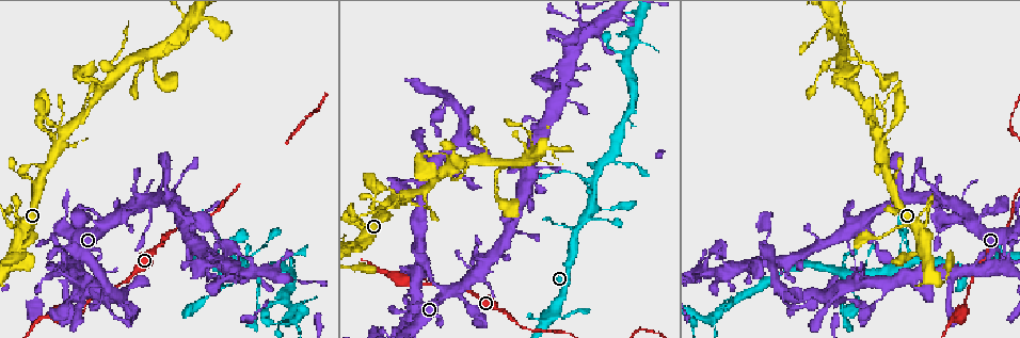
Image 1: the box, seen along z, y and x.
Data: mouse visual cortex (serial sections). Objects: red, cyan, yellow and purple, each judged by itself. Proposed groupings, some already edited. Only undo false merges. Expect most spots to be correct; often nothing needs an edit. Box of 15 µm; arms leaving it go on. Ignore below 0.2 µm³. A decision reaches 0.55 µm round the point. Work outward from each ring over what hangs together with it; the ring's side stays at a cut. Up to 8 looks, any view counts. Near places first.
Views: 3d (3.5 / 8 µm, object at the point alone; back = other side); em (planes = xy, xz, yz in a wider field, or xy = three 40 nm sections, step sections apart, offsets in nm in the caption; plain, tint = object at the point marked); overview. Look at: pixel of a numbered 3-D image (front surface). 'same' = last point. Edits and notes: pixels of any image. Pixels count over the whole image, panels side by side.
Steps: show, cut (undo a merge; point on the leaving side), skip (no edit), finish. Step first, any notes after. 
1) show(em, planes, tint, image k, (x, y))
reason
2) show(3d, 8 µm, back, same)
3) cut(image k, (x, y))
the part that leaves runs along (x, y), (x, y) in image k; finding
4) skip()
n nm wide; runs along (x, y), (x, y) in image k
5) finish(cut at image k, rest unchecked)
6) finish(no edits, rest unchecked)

show(3d, 3.5 µm, image 1, (595, 184))
branch point

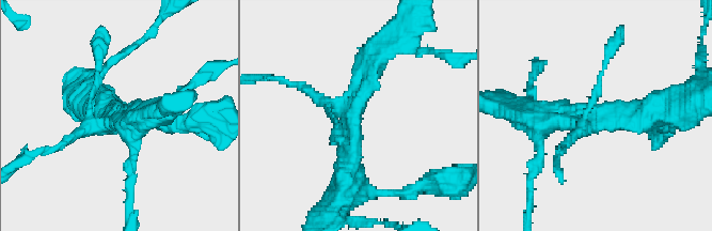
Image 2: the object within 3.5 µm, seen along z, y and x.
show(em, xy, step 1, tint, image 2, (349, 112))
now the EM

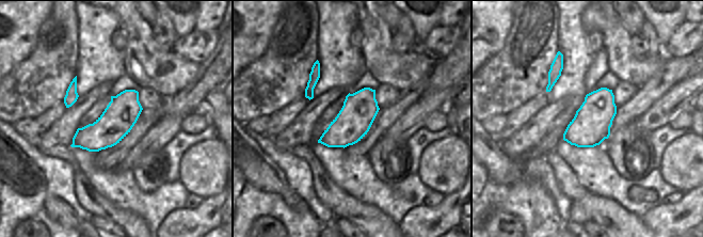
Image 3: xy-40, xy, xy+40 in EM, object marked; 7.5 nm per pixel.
show(em, xy, step 5, tint, same)
another direction

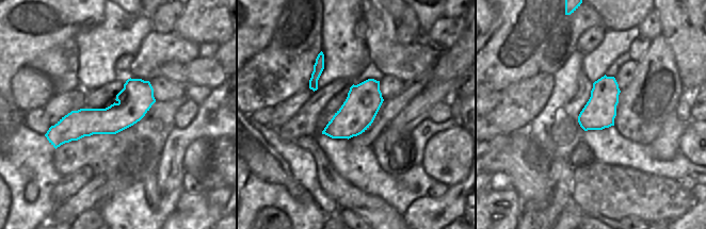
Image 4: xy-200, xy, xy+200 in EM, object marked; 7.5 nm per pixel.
skip()
runs along (347, 184), (350, 105), (380, 50) in image 2; one cell here

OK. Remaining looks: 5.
show(3d, 8 µm, image 1, (160, 245))
thick turns thin

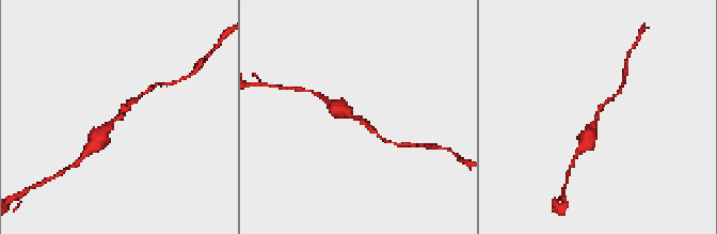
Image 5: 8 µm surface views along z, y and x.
show(em, xy, step 5, tint, image 5, (117, 116))
arms of 150, 450 nm

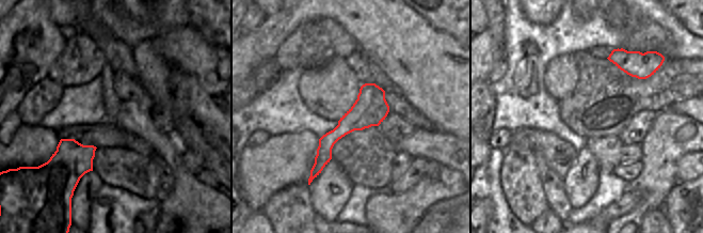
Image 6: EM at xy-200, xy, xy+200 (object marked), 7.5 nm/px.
skip()
one cell here

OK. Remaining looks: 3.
show(3d, 3.5 µm, back, image 1, (967, 312))
sudden change in width

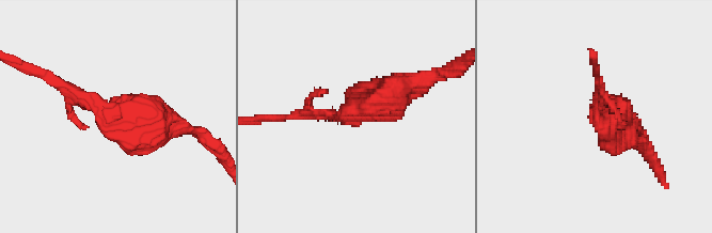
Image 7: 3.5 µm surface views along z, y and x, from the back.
show(em, xy, step 2, tint, image 7, (347, 118))
arms of 150, 500 nm

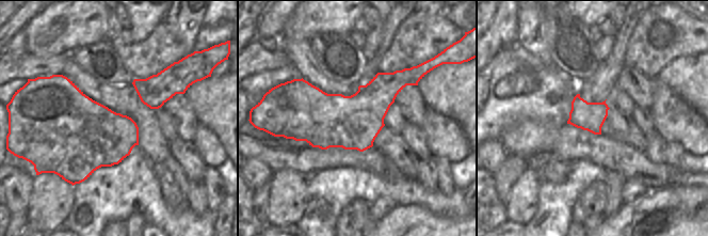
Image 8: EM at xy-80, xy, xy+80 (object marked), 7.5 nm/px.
skip()
runs along (50, 78), (112, 118), (168, 127) in image 7; one cell here

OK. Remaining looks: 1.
finish(no edits, rest unchecked)

